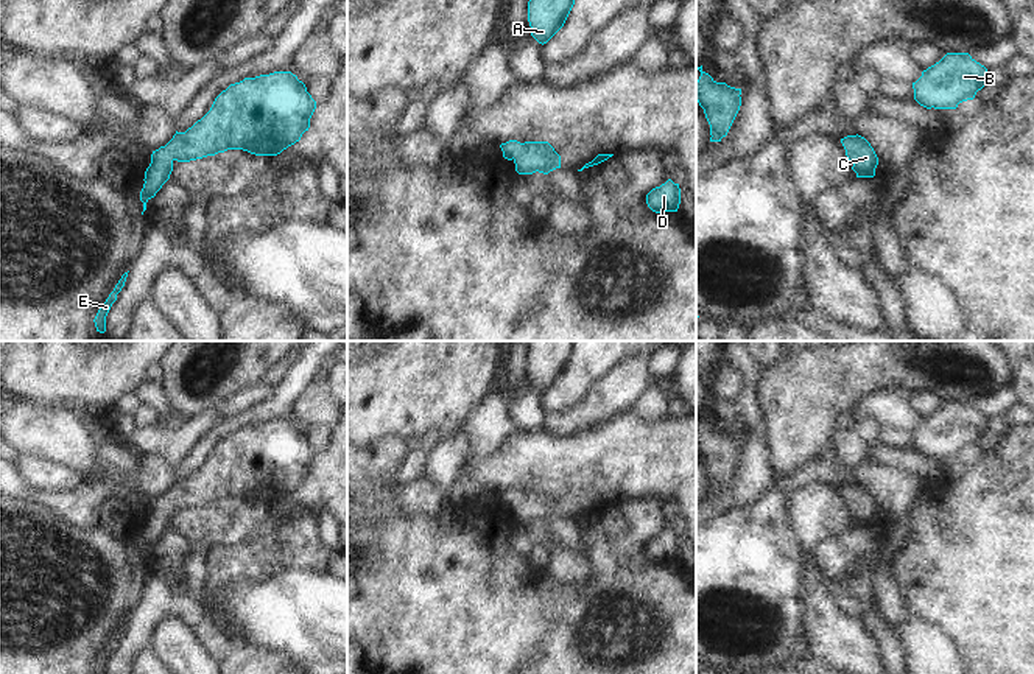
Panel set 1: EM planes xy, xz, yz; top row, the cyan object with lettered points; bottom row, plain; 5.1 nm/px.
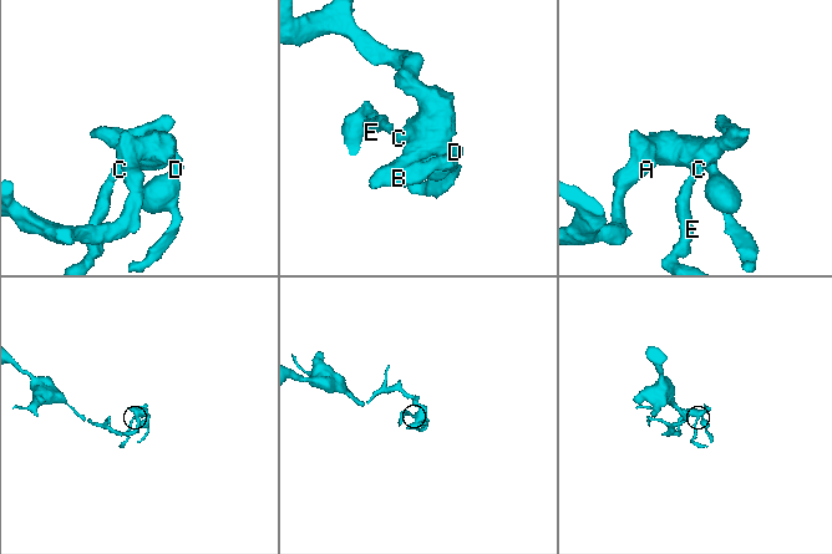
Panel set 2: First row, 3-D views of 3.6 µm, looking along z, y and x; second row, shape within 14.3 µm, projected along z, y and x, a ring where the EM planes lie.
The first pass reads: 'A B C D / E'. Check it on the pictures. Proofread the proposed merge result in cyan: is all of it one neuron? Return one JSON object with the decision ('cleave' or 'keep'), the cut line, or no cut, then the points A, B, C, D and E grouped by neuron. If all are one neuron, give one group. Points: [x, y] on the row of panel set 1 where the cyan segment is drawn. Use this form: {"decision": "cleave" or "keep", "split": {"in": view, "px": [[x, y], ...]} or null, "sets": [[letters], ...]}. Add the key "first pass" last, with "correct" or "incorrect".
{"decision": "keep", "split": null, "sets": [["A", "B", "C", "D", "E"]], "first pass": "incorrect"}

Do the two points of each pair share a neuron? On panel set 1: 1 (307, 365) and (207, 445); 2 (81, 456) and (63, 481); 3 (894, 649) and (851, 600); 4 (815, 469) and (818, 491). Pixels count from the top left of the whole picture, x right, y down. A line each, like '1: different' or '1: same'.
1: same
2: different
3: different
4: different

